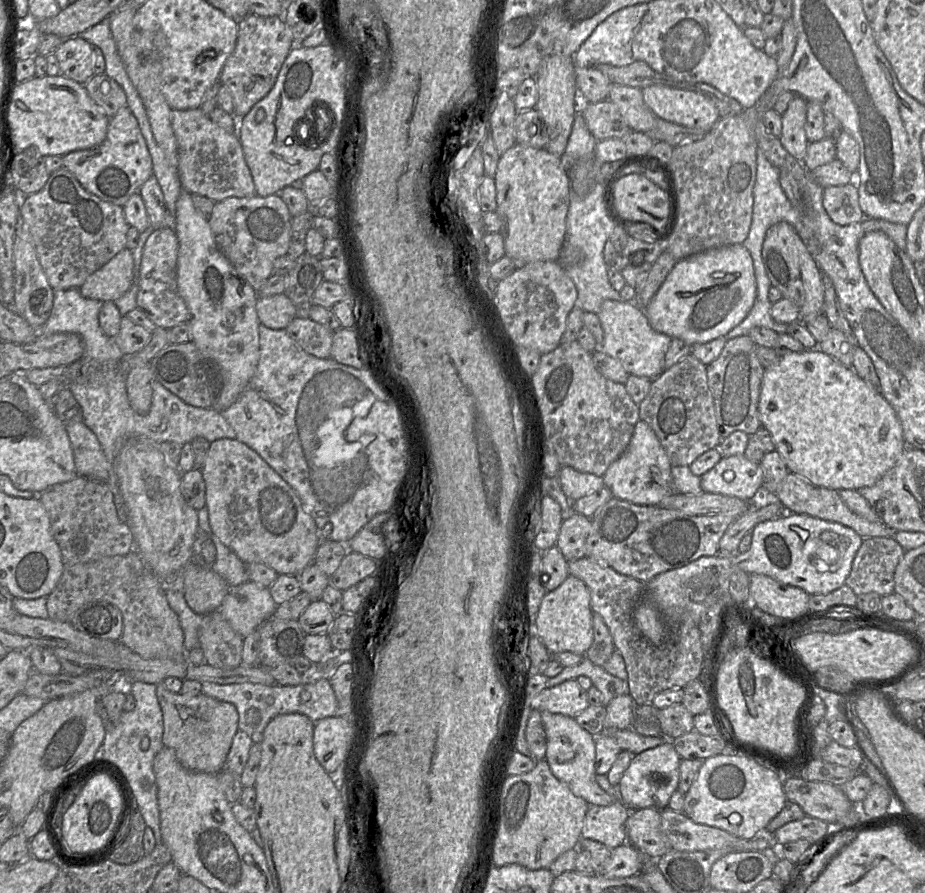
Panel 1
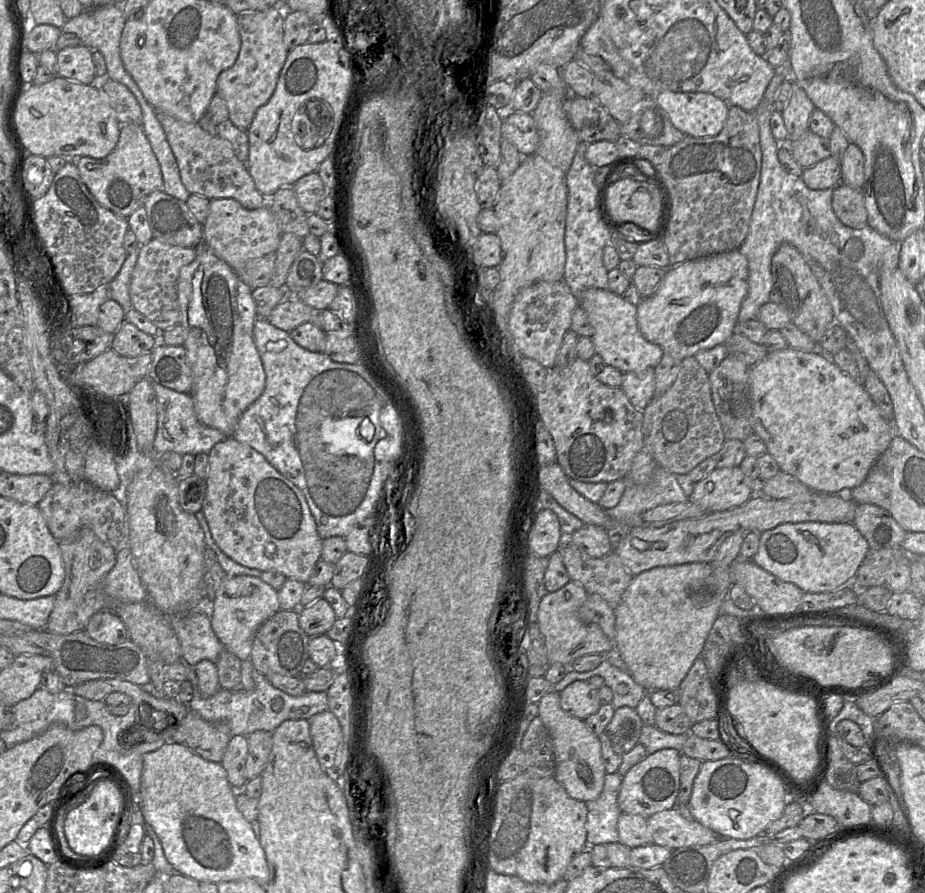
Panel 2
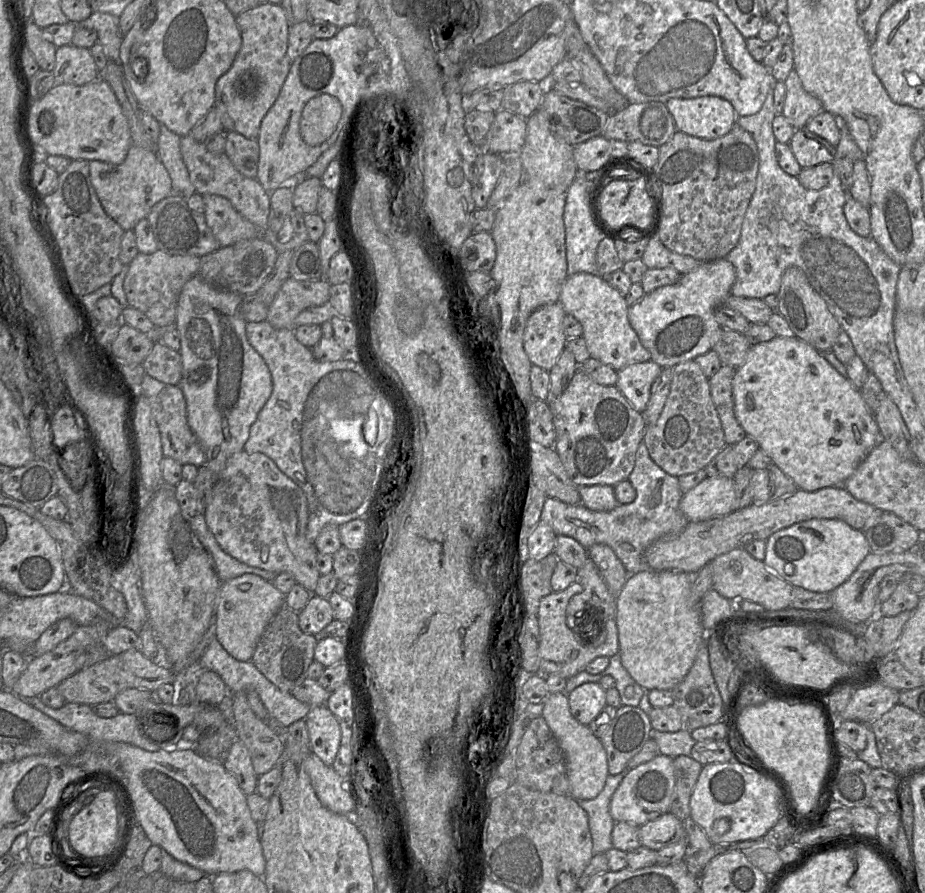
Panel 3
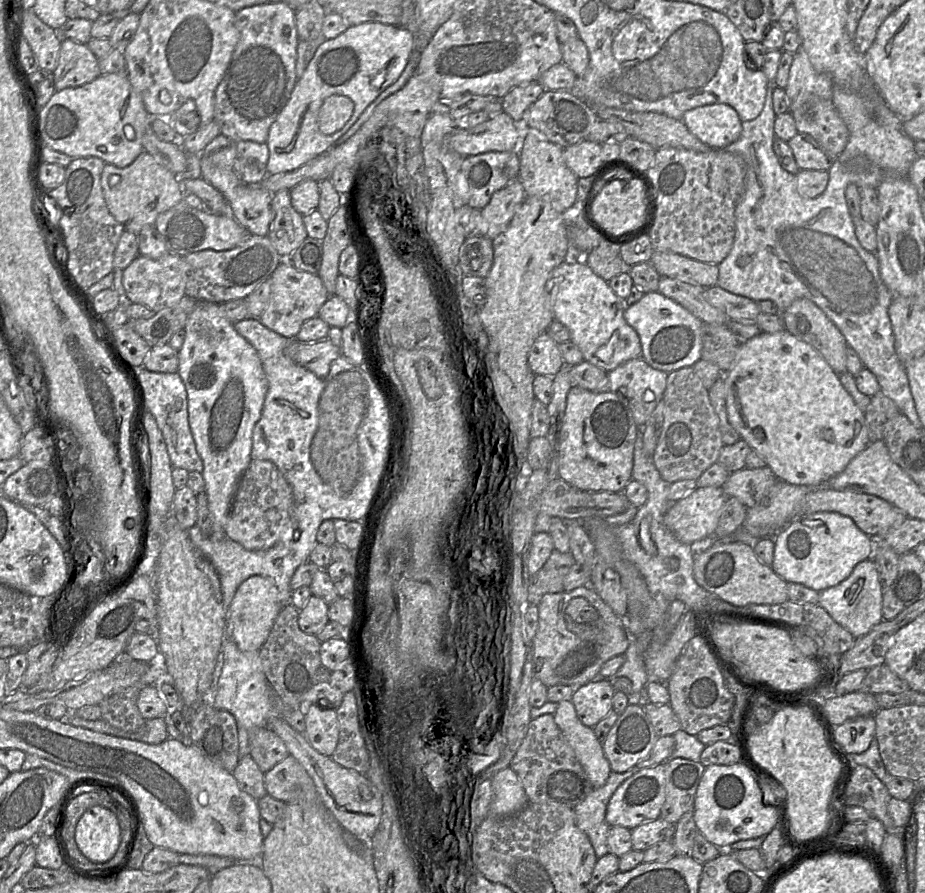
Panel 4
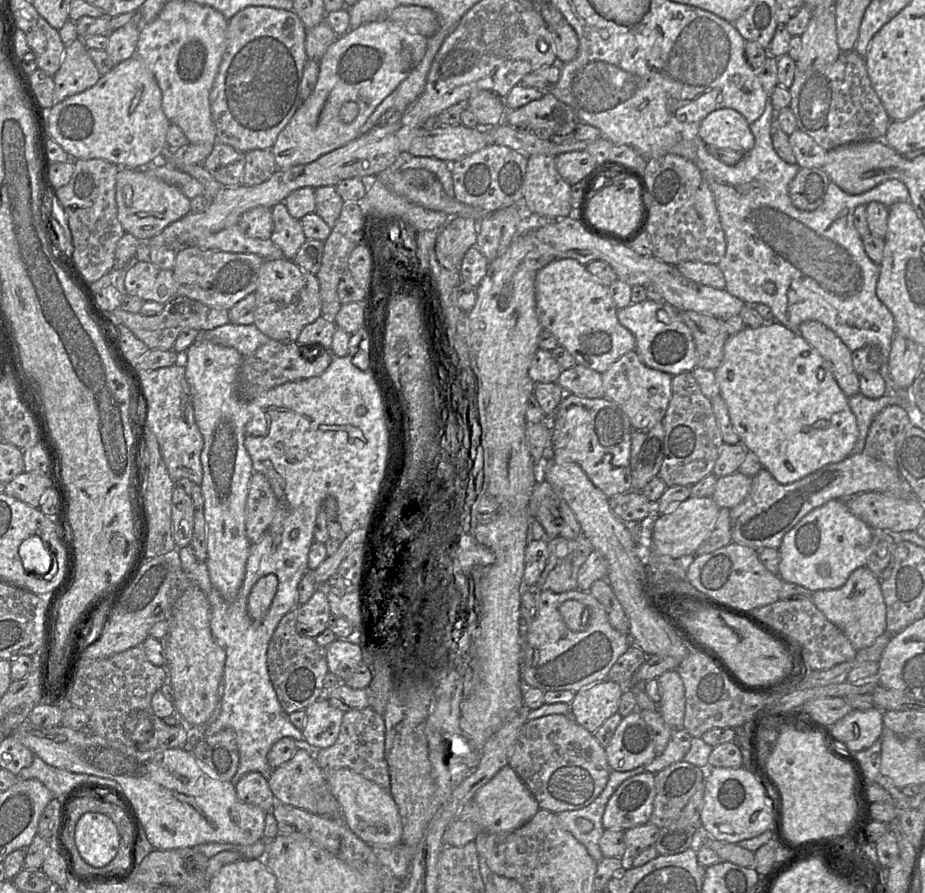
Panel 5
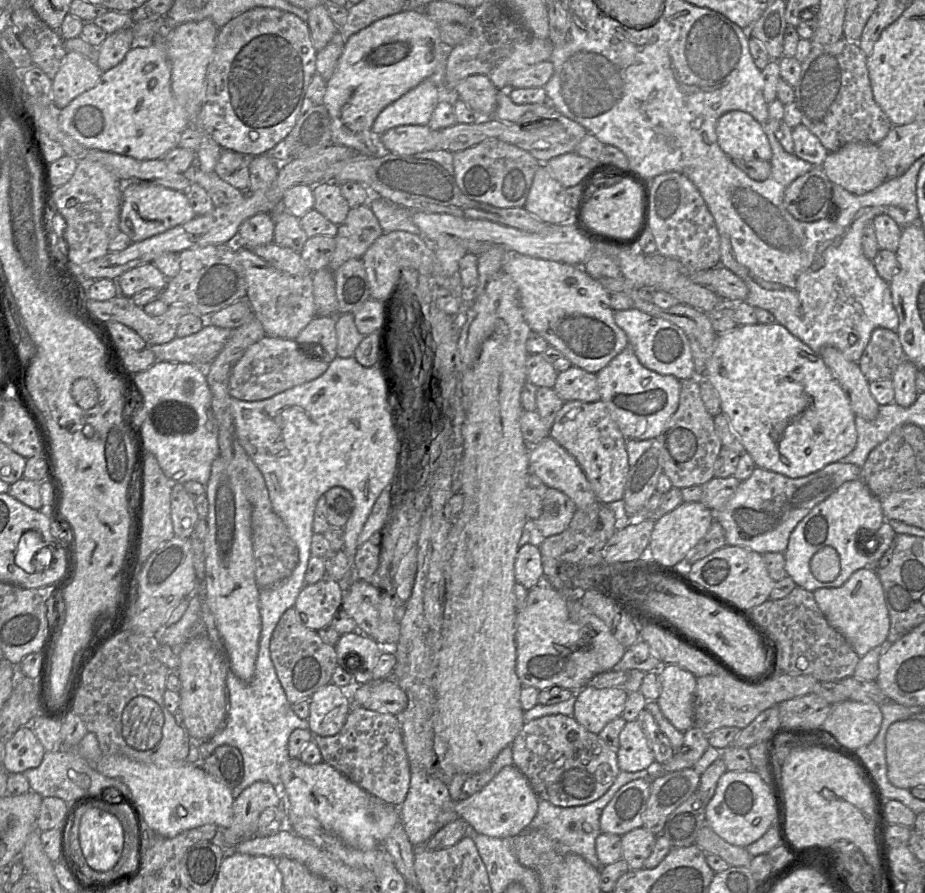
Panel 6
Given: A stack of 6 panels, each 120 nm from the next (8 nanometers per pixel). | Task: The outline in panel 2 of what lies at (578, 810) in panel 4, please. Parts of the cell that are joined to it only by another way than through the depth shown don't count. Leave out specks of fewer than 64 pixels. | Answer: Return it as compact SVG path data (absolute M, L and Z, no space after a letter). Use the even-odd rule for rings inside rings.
M618 773L606 774L600 796L586 802L586 849L600 844L619 843L617 824L622 812L617 799L622 779Z

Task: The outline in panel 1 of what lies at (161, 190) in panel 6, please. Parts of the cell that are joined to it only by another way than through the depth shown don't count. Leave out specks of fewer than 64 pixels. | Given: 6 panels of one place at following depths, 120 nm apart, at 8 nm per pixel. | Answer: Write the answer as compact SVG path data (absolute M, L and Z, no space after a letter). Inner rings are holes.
M128 106L109 119L104 141L92 148L71 151L64 156L63 165L90 193L100 199L123 205L143 183L153 175L152 158L146 141L141 133L138 121Z

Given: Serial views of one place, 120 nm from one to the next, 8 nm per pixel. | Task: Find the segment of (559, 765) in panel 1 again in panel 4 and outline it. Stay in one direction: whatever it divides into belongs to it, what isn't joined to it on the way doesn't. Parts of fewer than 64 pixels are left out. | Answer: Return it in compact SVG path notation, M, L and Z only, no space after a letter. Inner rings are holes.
M569 700L557 704L554 721L573 749L585 774L594 789L602 787L610 773L610 765L597 740L593 728L586 727L577 717L574 705Z

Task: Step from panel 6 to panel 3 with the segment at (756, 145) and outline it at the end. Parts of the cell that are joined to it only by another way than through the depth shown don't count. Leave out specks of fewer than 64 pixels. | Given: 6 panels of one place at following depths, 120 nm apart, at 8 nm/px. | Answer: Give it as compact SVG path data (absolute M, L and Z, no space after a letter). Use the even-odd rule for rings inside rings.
M718 96L671 98L666 106L677 131L705 140L726 135L738 119L732 104Z

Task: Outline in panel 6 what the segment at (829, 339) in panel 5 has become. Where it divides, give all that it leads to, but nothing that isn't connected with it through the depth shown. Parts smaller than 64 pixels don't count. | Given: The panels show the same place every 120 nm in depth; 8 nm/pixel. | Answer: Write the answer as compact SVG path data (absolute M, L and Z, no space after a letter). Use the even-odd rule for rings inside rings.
M833 346L823 347L818 354L847 393L855 416L867 421L874 420L878 414L879 404L871 395L869 381L861 372L858 363L847 360Z

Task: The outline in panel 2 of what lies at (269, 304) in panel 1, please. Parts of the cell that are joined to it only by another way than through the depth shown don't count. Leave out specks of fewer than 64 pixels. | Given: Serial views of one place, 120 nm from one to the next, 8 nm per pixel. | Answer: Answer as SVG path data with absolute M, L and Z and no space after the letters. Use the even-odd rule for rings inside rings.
M288 295L267 317L269 323L276 328L291 332L297 326L308 322L315 309L306 305L294 295Z

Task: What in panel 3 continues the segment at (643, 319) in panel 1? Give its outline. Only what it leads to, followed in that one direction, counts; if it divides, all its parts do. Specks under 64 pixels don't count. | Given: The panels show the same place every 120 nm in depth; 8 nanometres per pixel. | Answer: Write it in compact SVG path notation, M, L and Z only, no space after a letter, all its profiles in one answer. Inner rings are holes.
M585 272L569 275L562 286L558 302L566 314L573 316L582 325L582 338L591 358L615 371L651 360L650 353L642 346L629 324L629 306L624 296L608 284L605 278Z

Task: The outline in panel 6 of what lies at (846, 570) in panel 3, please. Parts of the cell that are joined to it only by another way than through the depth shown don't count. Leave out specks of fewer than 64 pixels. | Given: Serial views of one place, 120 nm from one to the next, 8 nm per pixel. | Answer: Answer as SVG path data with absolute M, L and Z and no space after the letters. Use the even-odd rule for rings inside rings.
M862 479L843 483L828 498L817 504L794 528L784 552L785 571L797 586L814 592L819 588L838 588L857 570L870 565L871 539L885 521L881 500Z

